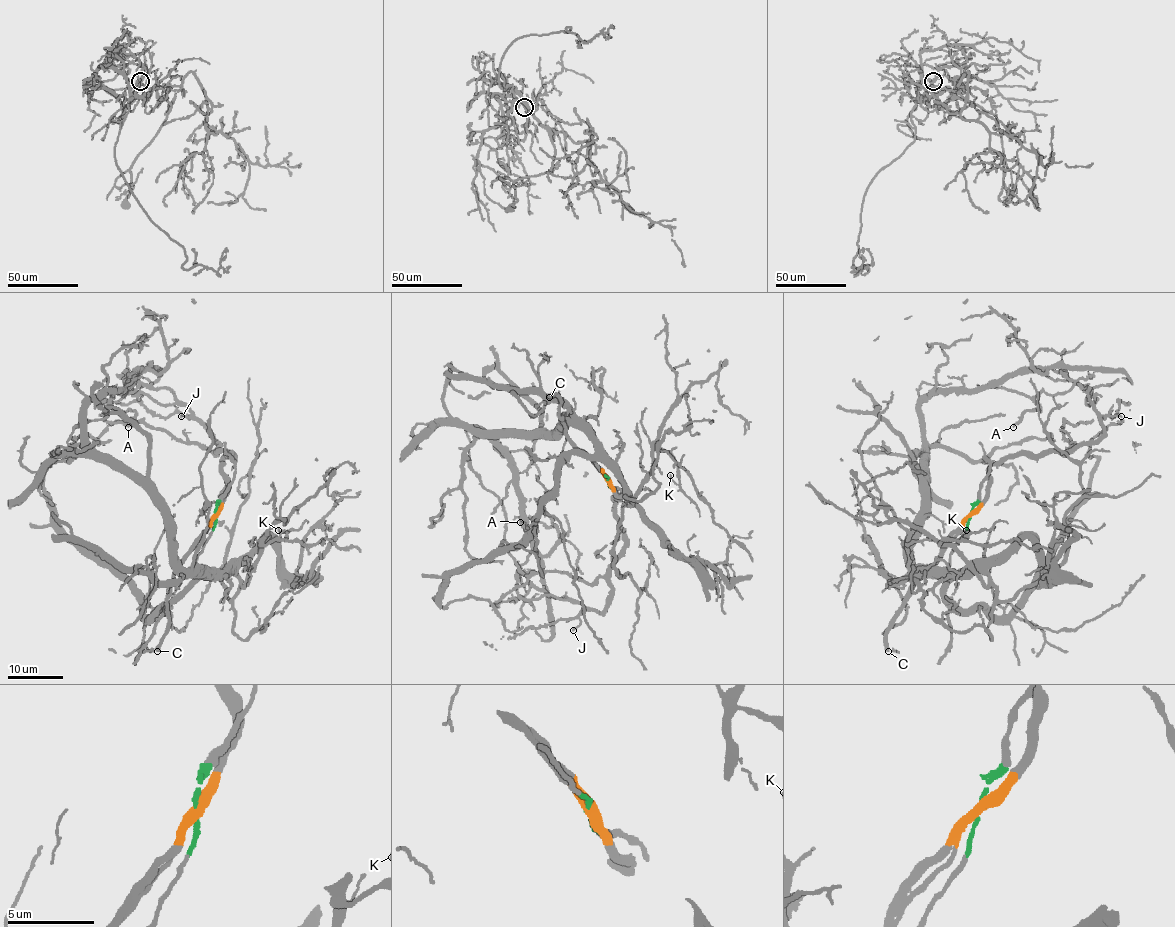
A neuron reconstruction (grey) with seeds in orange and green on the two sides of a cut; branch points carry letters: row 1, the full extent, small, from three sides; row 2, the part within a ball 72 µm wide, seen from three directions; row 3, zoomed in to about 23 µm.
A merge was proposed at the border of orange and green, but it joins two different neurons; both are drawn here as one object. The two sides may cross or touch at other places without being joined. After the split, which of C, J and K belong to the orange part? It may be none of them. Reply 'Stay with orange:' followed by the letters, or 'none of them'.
Stay with orange: C, J

